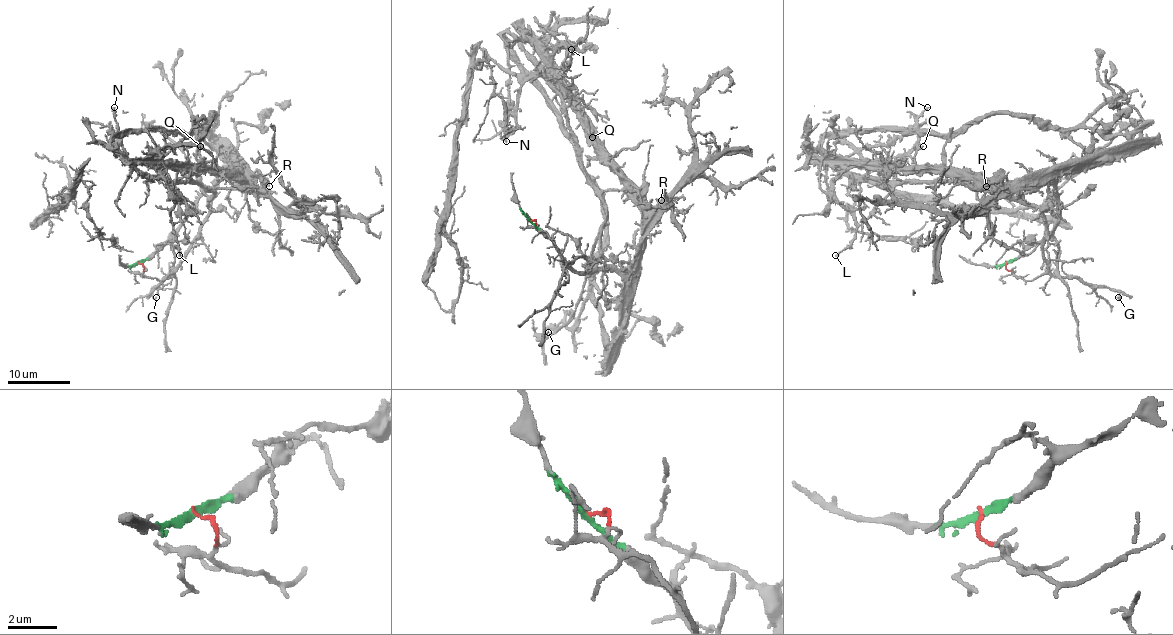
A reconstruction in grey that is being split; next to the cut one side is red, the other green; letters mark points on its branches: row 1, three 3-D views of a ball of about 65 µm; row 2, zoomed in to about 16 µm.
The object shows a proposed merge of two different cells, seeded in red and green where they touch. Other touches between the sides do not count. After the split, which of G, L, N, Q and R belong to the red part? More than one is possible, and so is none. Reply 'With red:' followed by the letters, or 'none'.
With red: G

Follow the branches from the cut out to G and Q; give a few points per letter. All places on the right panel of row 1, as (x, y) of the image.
G: (1005, 262), (1005, 268), (1026, 281), (1049, 274), (1075, 276), (1088, 284), (1114, 288), (1117, 298)
Q: (1005, 264), (1052, 229), (1055, 177), (1023, 184), (950, 178), (922, 169), (915, 153), (923, 146)

